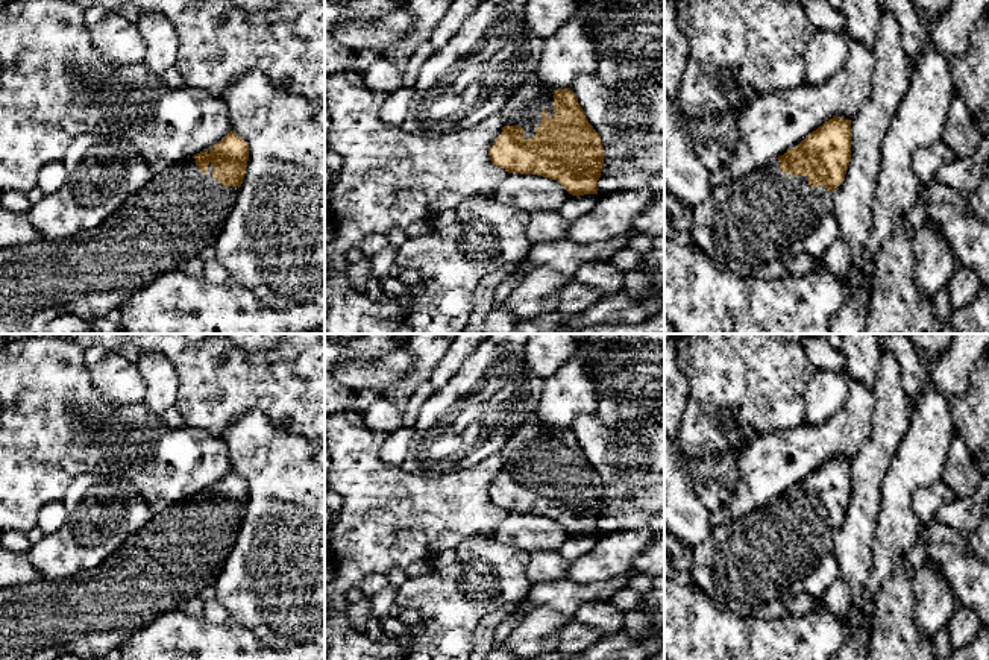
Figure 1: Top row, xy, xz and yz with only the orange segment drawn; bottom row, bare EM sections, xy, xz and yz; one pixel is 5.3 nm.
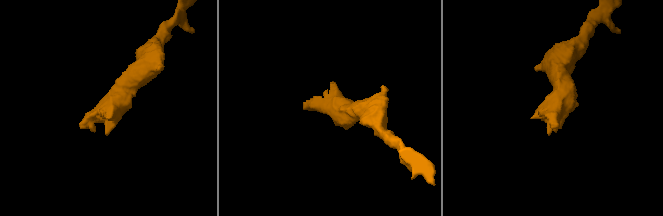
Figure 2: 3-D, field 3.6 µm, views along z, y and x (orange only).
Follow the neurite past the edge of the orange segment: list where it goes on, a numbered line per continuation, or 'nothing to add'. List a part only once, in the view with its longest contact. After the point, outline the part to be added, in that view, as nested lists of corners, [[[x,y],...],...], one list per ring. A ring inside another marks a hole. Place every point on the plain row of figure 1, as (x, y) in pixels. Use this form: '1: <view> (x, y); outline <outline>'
1: xz (524, 448); outline [[[534,413],[508,438],[499,451],[504,466],[522,466],[523,476],[532,478],[535,467],[542,463],[542,451],[554,455],[554,429],[543,425]]]

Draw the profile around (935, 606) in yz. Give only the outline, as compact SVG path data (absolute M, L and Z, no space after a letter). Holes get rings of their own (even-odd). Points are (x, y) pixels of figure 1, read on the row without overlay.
M925 561L912 581L915 593L915 619L922 634L934 640L936 634L948 627L956 610L959 608L953 589L940 570Z

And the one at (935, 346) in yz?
M903 334L912 340L912 343L925 354L933 364L939 364L939 361L950 350L954 334Z

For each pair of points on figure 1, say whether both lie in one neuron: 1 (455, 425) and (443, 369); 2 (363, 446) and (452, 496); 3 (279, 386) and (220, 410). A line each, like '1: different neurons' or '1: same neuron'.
1: different neurons
2: same neuron
3: same neuron

